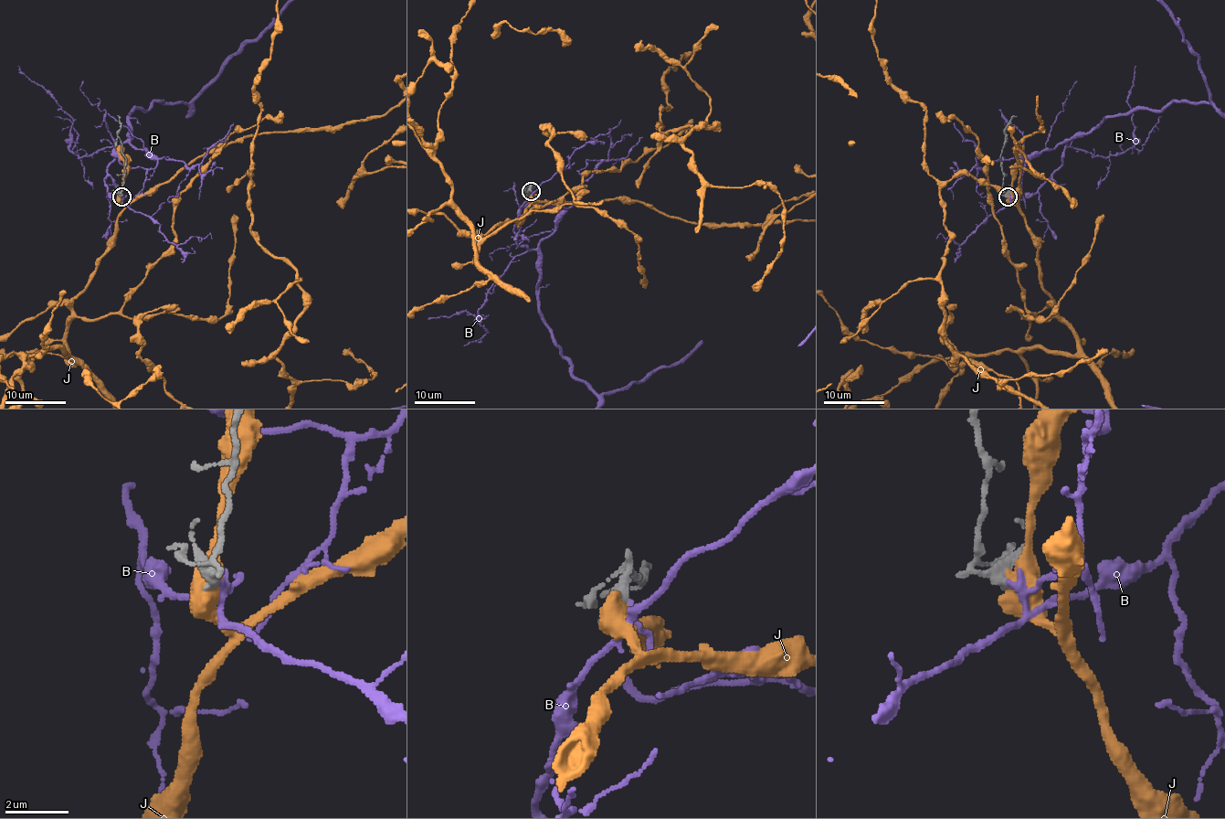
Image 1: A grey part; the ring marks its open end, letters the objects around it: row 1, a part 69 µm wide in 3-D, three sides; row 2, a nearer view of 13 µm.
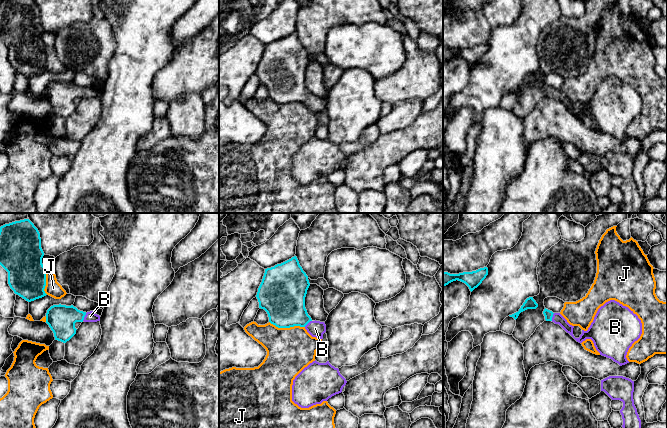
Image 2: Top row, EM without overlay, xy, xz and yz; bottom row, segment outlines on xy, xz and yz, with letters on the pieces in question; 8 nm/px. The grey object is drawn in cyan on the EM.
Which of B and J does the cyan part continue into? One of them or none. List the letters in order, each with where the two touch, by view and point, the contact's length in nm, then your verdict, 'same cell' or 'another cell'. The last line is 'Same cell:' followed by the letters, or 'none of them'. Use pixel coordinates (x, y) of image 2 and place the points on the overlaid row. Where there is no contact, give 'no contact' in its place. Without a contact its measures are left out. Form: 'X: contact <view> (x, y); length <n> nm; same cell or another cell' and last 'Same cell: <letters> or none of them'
B: contact xy (84, 316); length 70 nm; same cell
J: contact xz (287, 327); length 300 nm; another cell
Same cell: B

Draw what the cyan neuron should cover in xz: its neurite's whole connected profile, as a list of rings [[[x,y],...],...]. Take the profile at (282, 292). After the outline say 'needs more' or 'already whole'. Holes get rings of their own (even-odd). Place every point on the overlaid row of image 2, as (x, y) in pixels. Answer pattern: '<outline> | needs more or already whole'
[[[294,256],[265,269],[256,297],[271,324],[278,328],[304,327],[312,337],[323,339],[325,323],[313,321],[305,308],[309,286],[308,276]]] | needs more

